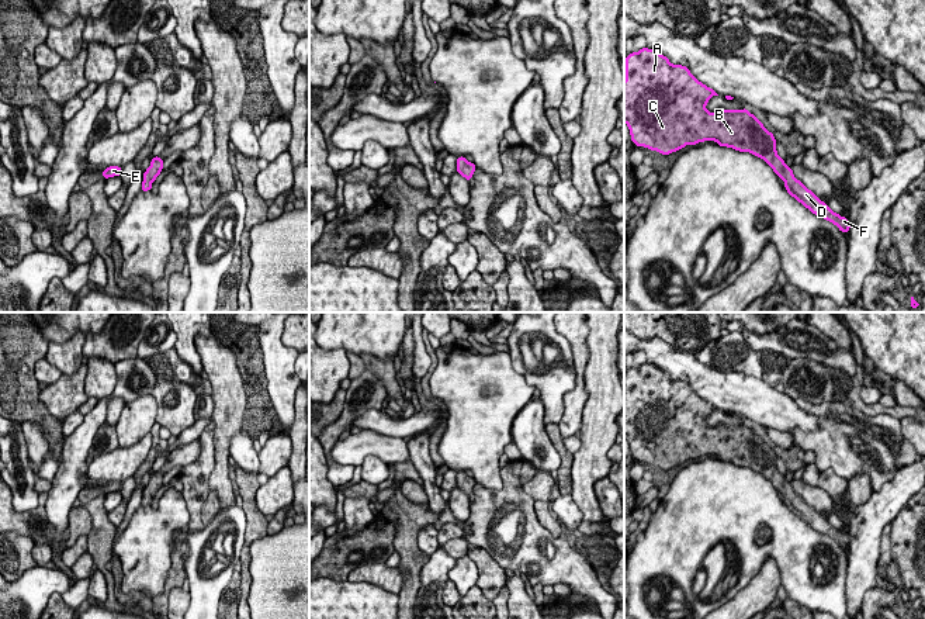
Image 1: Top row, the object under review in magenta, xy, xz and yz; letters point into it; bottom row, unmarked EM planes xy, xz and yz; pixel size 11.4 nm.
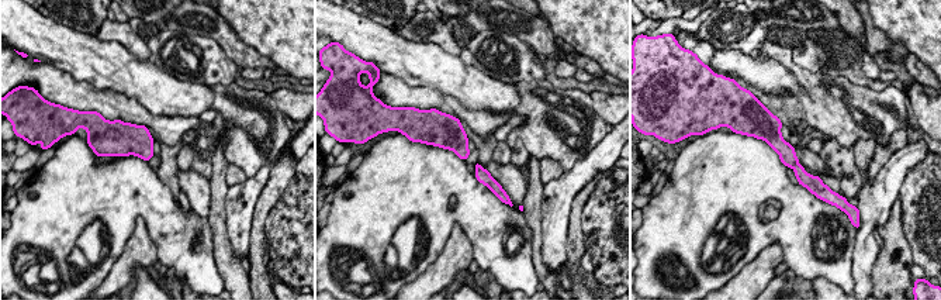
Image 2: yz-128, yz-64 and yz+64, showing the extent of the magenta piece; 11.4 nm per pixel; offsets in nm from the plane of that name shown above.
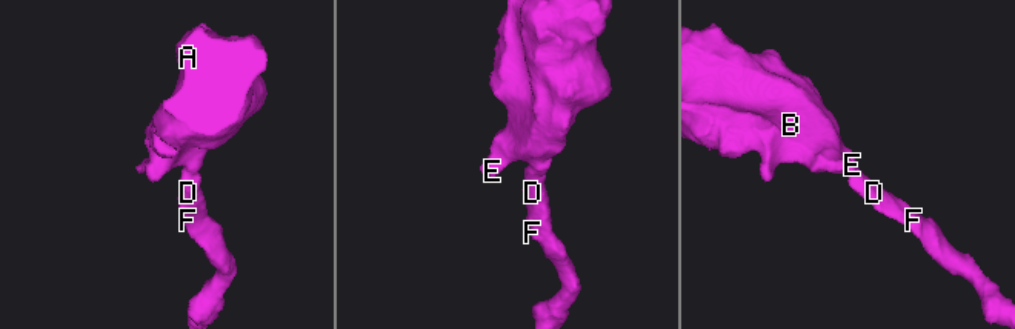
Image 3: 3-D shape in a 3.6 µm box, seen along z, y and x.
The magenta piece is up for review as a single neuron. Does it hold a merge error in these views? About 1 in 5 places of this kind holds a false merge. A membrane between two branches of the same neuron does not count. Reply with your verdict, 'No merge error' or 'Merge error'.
No merge error

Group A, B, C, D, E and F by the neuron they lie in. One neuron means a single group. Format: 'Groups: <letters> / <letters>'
Groups: A B C D E F

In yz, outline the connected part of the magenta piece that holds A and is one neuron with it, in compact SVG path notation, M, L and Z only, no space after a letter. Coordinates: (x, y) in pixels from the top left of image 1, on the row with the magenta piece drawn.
M642 48L626 56L624 122L630 129L634 145L669 155L686 145L716 141L720 146L749 152L763 159L773 169L776 176L784 181L784 189L791 197L817 217L832 222L841 232L848 234L850 228L849 219L834 212L822 200L794 177L791 167L777 155L777 142L773 134L746 108L739 111L721 110L710 113L706 104L713 96L718 94L699 82L687 66L672 65L666 56L654 49Z

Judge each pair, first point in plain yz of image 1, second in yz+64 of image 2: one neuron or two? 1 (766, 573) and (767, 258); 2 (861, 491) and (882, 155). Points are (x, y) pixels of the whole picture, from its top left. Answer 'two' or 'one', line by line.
1: one
2: two

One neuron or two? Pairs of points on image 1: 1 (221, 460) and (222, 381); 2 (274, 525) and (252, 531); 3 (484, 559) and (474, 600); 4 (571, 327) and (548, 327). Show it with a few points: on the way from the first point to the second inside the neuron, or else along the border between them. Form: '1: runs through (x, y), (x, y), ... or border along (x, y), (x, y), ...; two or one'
1: runs through (222, 441), (224, 401); one
2: border along (269, 522), (266, 533); two
3: border along (475, 584), (491, 601); two
4: border along (554, 327), (567, 339), (574, 355); two

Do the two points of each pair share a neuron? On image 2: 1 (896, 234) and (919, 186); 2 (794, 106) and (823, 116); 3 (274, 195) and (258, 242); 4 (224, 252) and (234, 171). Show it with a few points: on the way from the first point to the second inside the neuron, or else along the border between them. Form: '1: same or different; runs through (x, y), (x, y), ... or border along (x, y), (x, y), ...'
1: different; border along (899, 195), (902, 228), (912, 252)
2: different; border along (794, 95), (801, 103), (802, 117), (809, 127)
3: same; runs through (263, 206), (258, 221), (258, 231)
4: different; border along (229, 164), (227, 171), (228, 188)

